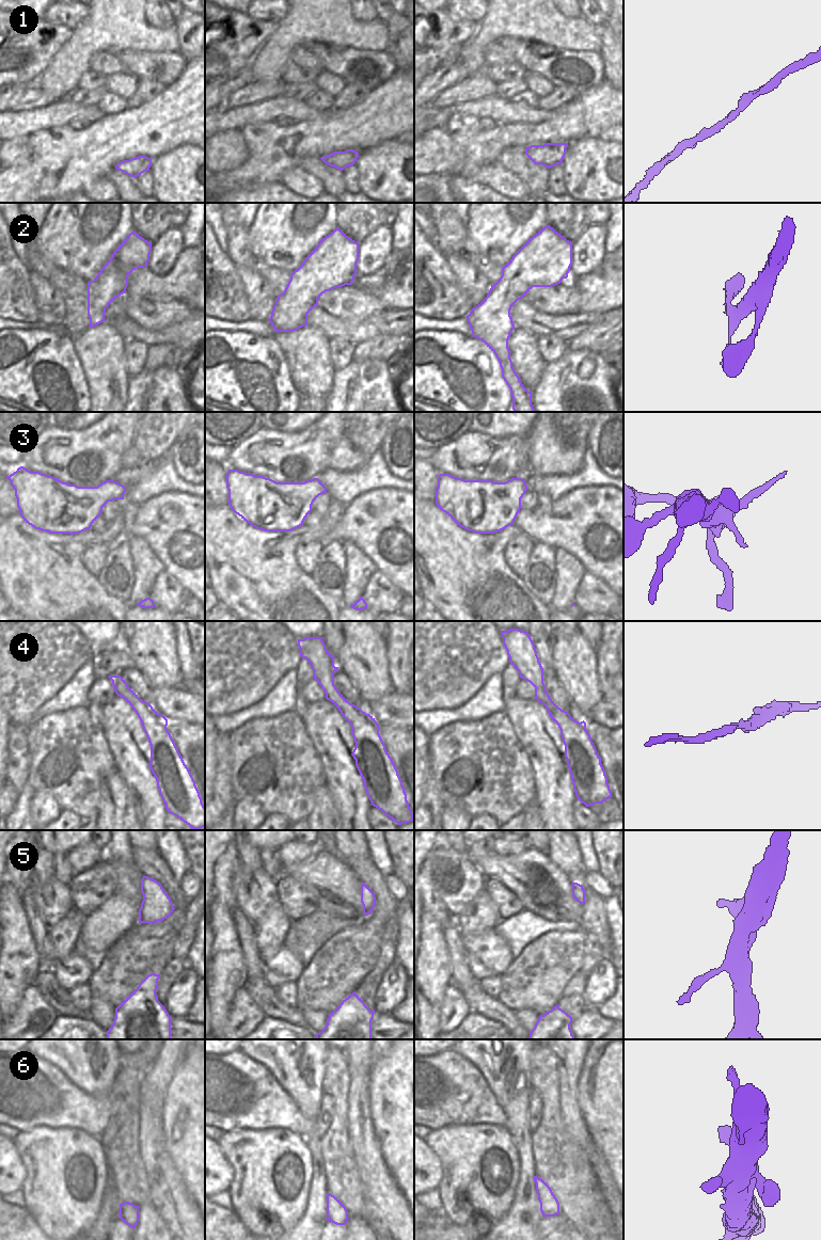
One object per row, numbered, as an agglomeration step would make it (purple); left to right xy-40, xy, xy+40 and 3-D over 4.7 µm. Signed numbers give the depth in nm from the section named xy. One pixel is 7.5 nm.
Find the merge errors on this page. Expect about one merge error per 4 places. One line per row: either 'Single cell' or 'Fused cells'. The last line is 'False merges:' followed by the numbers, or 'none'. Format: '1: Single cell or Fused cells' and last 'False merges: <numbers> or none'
1: Single cell
2: Single cell
3: Single cell
4: Single cell
5: Single cell
6: Single cell
False merges: none.

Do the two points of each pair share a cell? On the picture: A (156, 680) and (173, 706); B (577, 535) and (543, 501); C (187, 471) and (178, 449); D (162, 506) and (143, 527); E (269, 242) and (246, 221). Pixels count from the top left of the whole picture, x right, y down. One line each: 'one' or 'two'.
A: two
B: two
C: one
D: one
E: two

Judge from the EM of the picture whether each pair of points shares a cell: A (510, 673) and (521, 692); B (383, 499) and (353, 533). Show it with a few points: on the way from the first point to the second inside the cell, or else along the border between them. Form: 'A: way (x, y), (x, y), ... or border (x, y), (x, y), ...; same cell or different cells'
A: border (520, 678), (516, 685), (515, 696); different cells
B: way (380, 508), (362, 524); same cell

